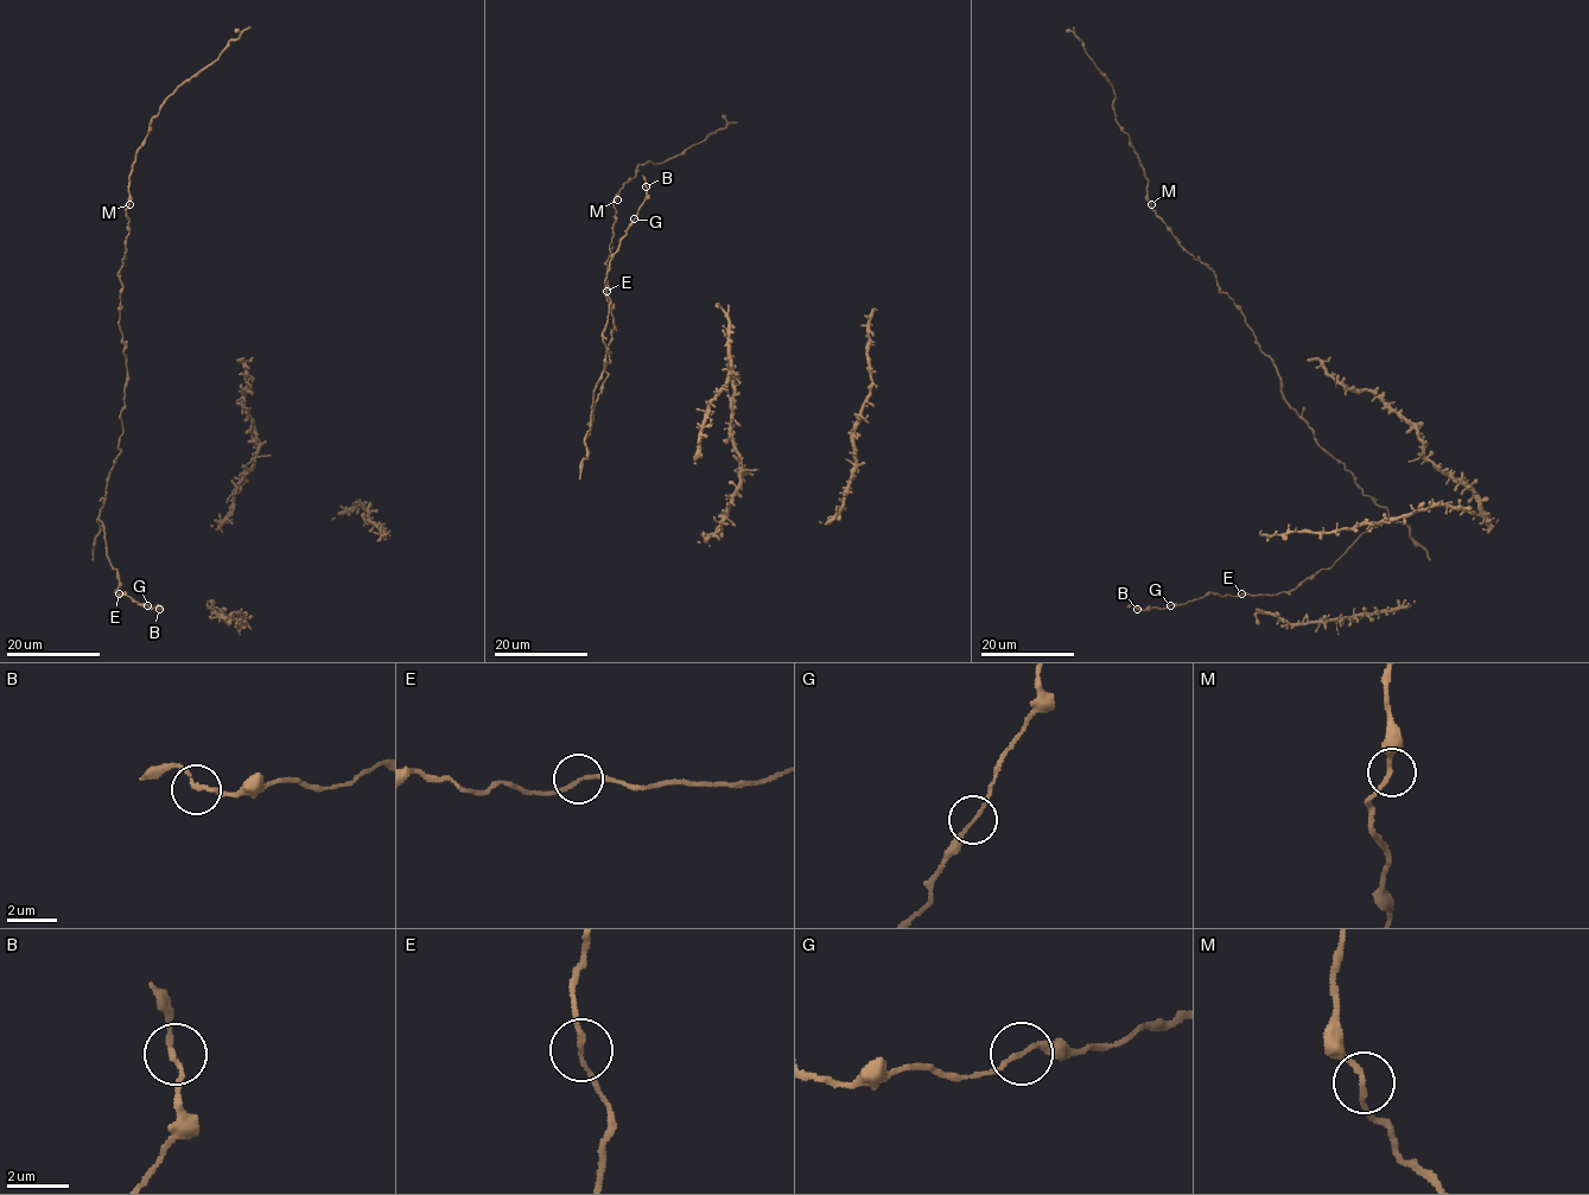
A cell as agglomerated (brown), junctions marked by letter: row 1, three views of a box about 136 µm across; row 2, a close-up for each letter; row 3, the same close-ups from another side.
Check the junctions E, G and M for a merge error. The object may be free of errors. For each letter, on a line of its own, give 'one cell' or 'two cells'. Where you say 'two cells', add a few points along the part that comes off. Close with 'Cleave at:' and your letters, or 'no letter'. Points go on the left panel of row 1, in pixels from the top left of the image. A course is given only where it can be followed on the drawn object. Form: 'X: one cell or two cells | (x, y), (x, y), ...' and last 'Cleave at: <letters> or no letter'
E: one cell
G: one cell
M: one cell
Cleave at: no letter

